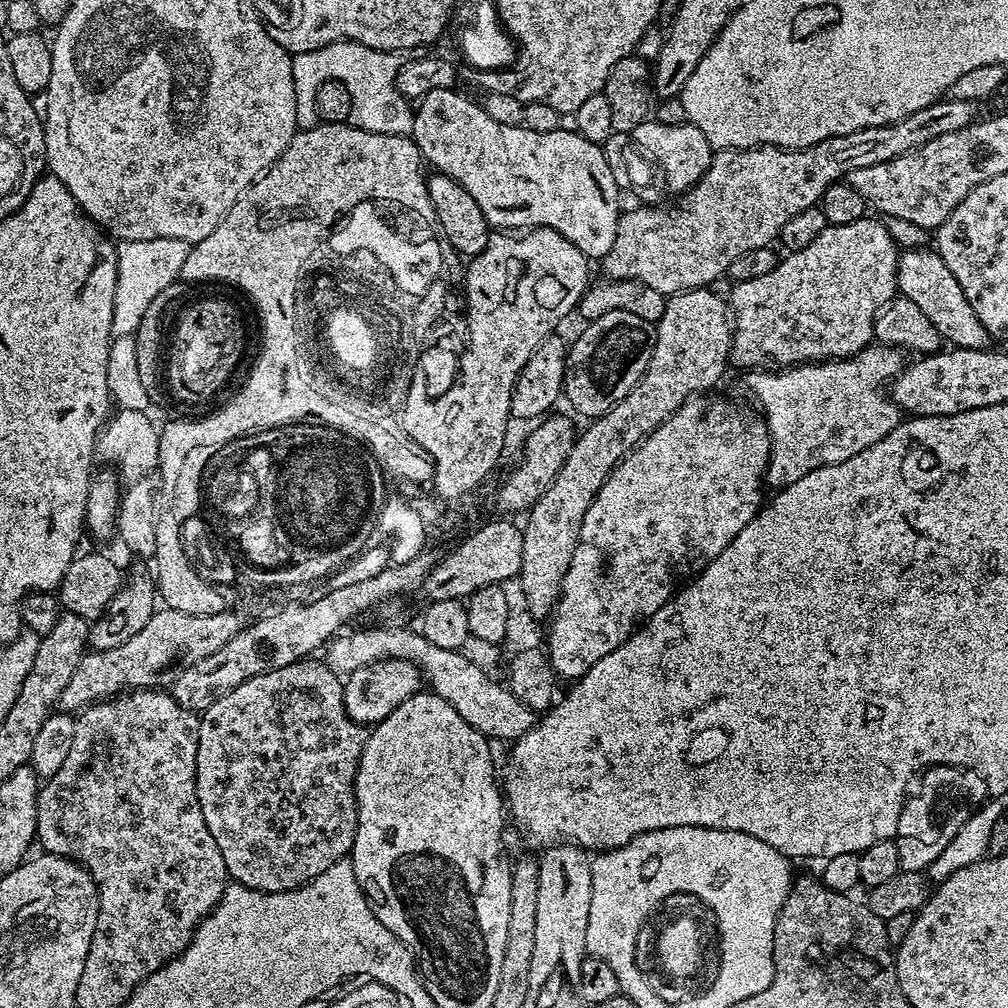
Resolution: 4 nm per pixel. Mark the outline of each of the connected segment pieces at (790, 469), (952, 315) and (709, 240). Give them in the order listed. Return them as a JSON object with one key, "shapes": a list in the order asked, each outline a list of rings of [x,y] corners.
{"shapes":[[[[879,342],[873,343],[867,348],[863,348],[857,356],[847,360],[826,360],[814,364],[798,364],[791,368],[780,371],[776,370],[752,370],[747,373],[748,388],[756,395],[756,400],[760,403],[759,411],[764,417],[765,424],[768,425],[768,434],[772,437],[772,453],[768,455],[768,471],[766,473],[766,484],[769,489],[779,490],[787,484],[798,482],[798,478],[806,478],[806,474],[810,474],[810,470],[818,470],[822,466],[830,466],[838,462],[846,462],[846,458],[854,458],[854,454],[862,454],[862,450],[866,450],[866,446],[874,446],[874,442],[878,442],[882,438],[886,438],[886,434],[890,434],[890,430],[894,430],[900,425],[902,413],[897,404],[892,400],[891,395],[886,391],[886,385],[899,372],[904,371],[906,367],[905,353],[899,348],[890,348]]],[[[916,248],[913,252],[901,251],[896,275],[899,295],[910,298],[910,302],[914,302],[914,306],[918,306],[918,310],[922,310],[930,322],[934,322],[934,330],[938,330],[941,341],[947,342],[951,347],[966,350],[989,347],[993,343],[992,335],[986,326],[982,326],[978,314],[974,314],[974,306],[966,302],[966,294],[962,294],[958,278],[950,274],[950,266],[942,262],[939,252],[928,248]]],[[[941,98],[935,100],[930,106],[922,106],[922,110],[914,110],[914,114],[910,114],[905,120],[899,120],[893,124],[870,126],[862,130],[854,130],[854,134],[842,134],[834,138],[826,138],[809,148],[776,148],[773,144],[762,144],[755,148],[725,148],[717,151],[712,157],[712,164],[706,170],[706,174],[702,174],[702,178],[698,183],[677,199],[680,201],[673,208],[632,208],[629,212],[627,209],[621,215],[618,222],[618,234],[614,234],[614,246],[610,246],[608,253],[602,257],[602,264],[604,264],[603,275],[609,280],[637,280],[646,286],[650,286],[650,290],[658,290],[665,298],[674,296],[678,292],[688,292],[691,288],[706,288],[715,285],[715,280],[735,260],[740,260],[743,256],[748,256],[751,252],[758,251],[759,248],[760,251],[767,249],[770,241],[779,237],[782,226],[786,226],[786,222],[790,222],[790,218],[794,218],[794,214],[802,214],[802,210],[817,207],[824,191],[831,184],[843,181],[848,177],[850,170],[862,170],[862,166],[874,166],[878,162],[890,162],[890,158],[898,158],[918,146],[926,146],[926,142],[934,142],[934,138],[942,138],[942,134],[954,134],[954,130],[969,128],[977,119],[978,113],[976,113],[976,109],[978,109],[978,104],[974,101],[956,101],[949,98]]]]}

